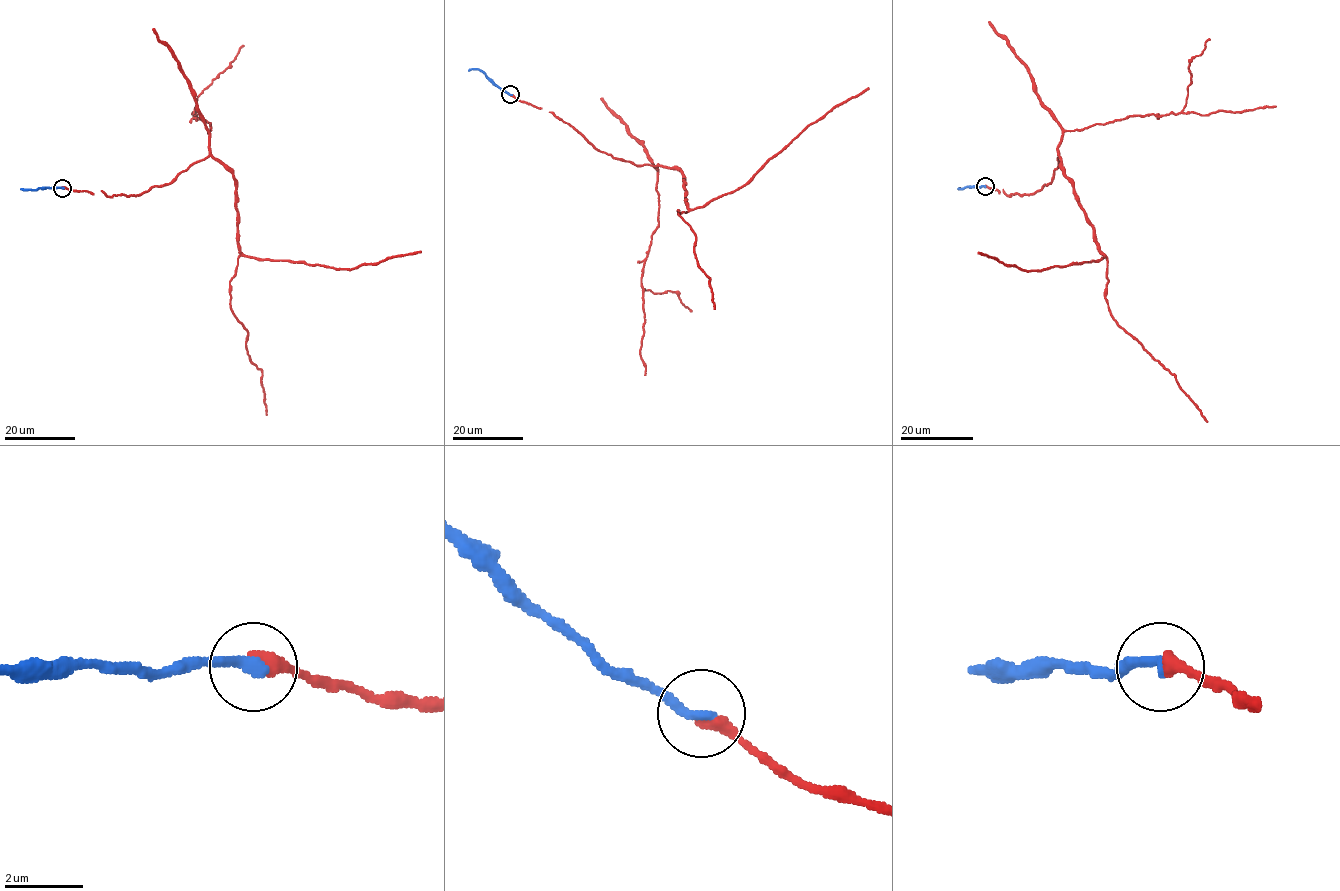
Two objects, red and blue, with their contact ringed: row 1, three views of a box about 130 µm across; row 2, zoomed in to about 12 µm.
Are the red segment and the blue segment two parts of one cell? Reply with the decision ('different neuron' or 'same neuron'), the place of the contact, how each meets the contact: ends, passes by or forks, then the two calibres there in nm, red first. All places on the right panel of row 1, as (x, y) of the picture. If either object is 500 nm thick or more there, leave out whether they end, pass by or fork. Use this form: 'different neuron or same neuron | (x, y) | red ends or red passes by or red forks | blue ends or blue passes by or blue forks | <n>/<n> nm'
same neuron | (985, 186) | red ends | blue ends | 400/320 nm

